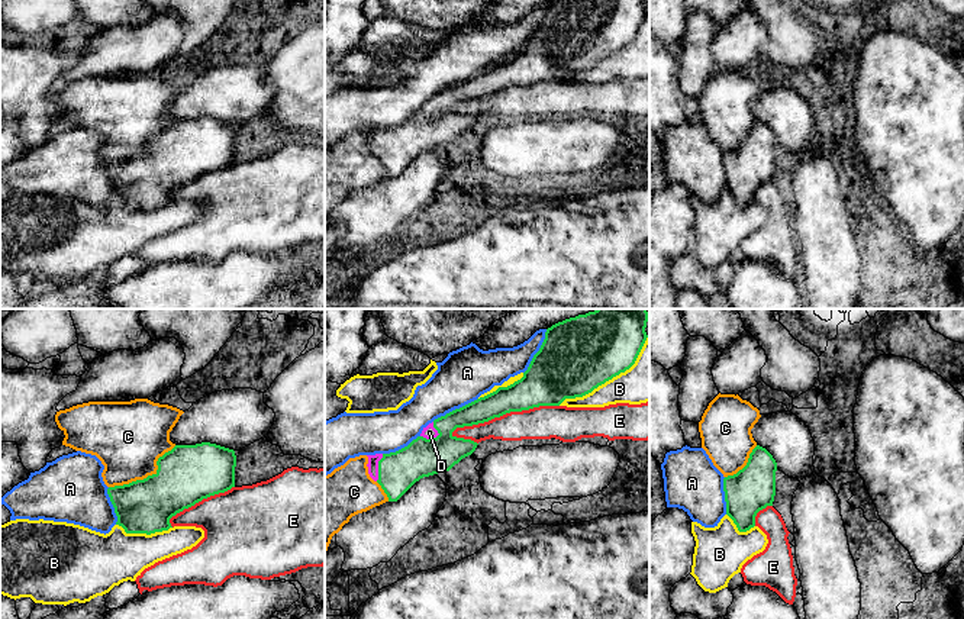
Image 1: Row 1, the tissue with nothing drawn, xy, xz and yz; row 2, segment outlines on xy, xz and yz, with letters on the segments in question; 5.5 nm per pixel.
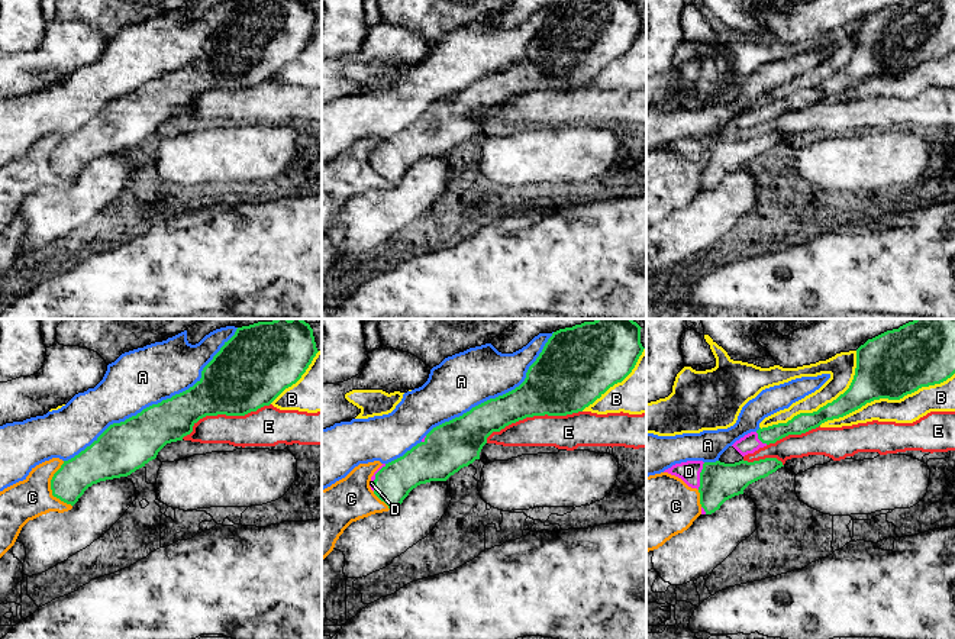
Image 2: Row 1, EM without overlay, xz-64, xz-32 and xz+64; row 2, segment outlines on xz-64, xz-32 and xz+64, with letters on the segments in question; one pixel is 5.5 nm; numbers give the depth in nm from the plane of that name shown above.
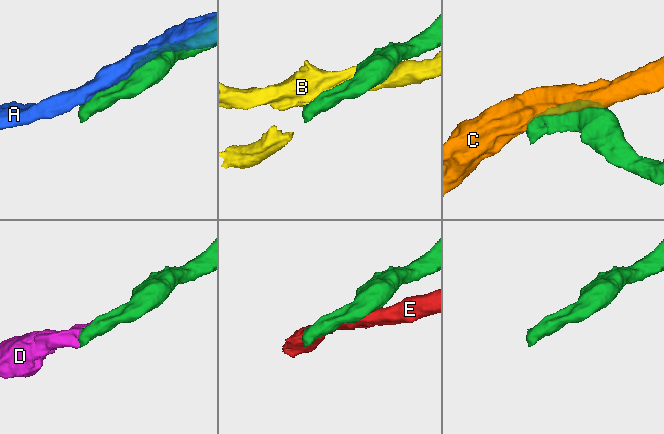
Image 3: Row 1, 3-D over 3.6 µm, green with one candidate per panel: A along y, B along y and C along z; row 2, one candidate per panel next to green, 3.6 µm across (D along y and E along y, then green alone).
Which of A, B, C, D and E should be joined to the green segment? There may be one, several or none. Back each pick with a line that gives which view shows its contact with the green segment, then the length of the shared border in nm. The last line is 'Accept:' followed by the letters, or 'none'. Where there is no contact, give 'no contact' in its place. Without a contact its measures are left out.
D: xz | 120 nm
Accept: D

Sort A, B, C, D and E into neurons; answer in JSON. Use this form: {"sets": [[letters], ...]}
{"sets": [["A"], ["B", "E"], ["C"], ["D"]]}

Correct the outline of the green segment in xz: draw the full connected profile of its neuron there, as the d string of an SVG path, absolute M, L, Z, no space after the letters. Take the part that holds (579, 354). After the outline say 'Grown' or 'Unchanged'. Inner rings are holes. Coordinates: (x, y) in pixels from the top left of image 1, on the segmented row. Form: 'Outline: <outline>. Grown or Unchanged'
Outline: M596 309L594 312L578 315L552 325L547 329L545 339L539 351L533 355L520 380L507 387L499 387L496 391L435 419L423 428L422 433L416 439L396 452L367 455L370 477L381 486L388 497L388 502L397 502L420 478L438 473L446 473L462 458L475 451L478 445L477 442L452 435L457 428L484 423L510 412L522 412L539 406L560 406L565 399L583 397L591 393L594 389L620 373L625 373L635 364L648 338L645 332L648 320L649 315L647 309Z. Grown

